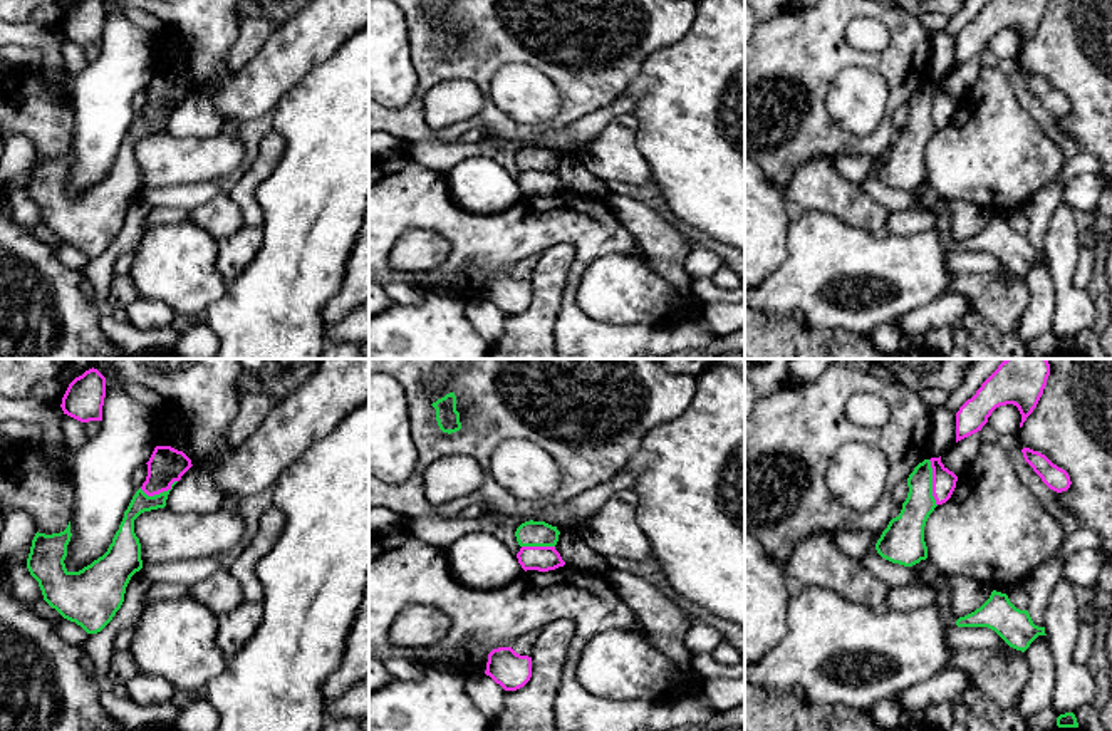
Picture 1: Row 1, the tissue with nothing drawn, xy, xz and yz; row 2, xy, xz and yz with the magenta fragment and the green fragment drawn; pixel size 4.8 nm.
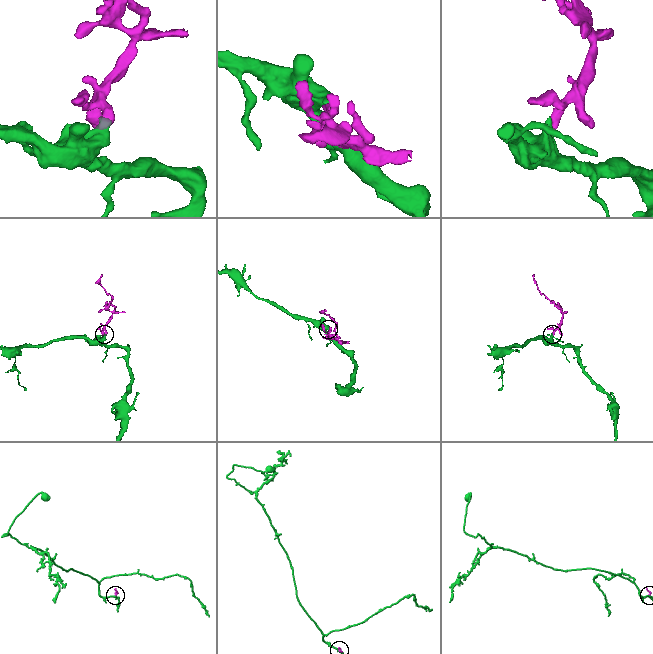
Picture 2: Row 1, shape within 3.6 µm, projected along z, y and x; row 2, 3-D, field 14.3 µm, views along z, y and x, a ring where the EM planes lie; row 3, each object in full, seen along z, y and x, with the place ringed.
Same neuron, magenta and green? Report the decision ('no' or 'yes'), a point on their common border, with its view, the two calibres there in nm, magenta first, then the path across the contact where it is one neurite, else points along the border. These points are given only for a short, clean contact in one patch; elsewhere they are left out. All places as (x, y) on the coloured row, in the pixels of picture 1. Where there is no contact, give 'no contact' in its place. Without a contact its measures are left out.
no; contact yz (933, 483); calibres 110 and 160 nm; border yz (928, 460), (936, 505)

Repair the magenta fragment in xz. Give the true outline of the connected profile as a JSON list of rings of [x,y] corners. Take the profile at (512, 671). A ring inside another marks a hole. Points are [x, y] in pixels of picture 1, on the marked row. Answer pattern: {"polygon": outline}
{"polygon": [[[512,647],[493,649],[485,674],[505,691],[517,691],[532,677],[532,657],[520,656]]]}

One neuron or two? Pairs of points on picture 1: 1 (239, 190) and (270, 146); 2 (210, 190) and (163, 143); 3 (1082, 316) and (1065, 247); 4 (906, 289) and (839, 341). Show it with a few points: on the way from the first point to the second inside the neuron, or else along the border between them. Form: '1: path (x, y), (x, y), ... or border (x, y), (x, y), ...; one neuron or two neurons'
1: path (250, 180), (267, 158); one neuron
2: border (213, 180), (168, 185), (165, 188); two neurons
3: path (1069, 299), (1064, 289), (1064, 264); one neuron
4: border (812, 322), (821, 327), (842, 327), (866, 336); two neurons

